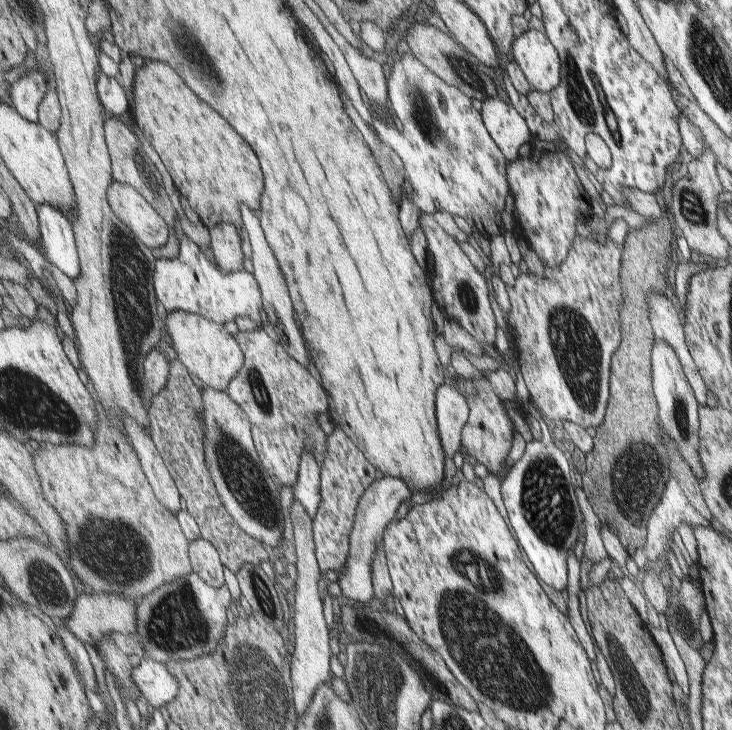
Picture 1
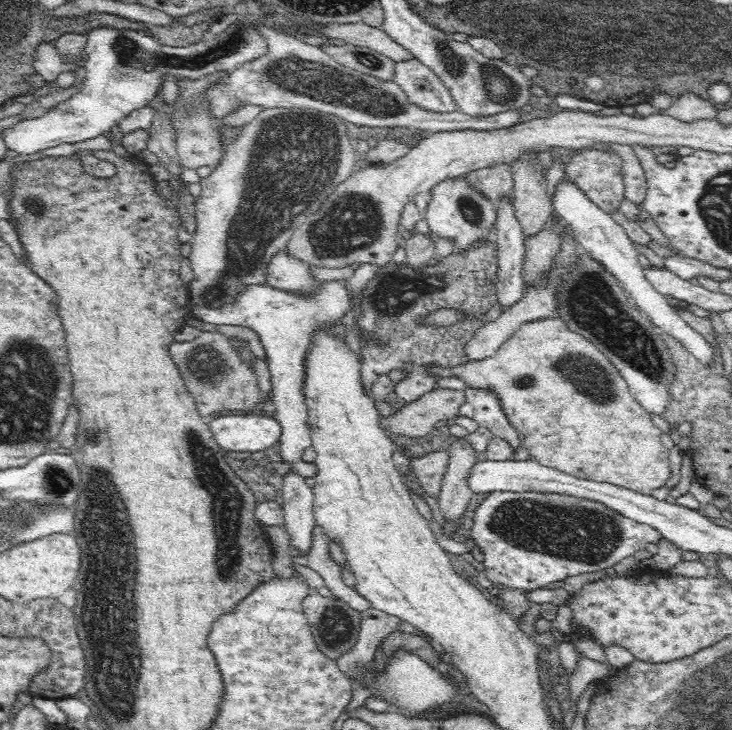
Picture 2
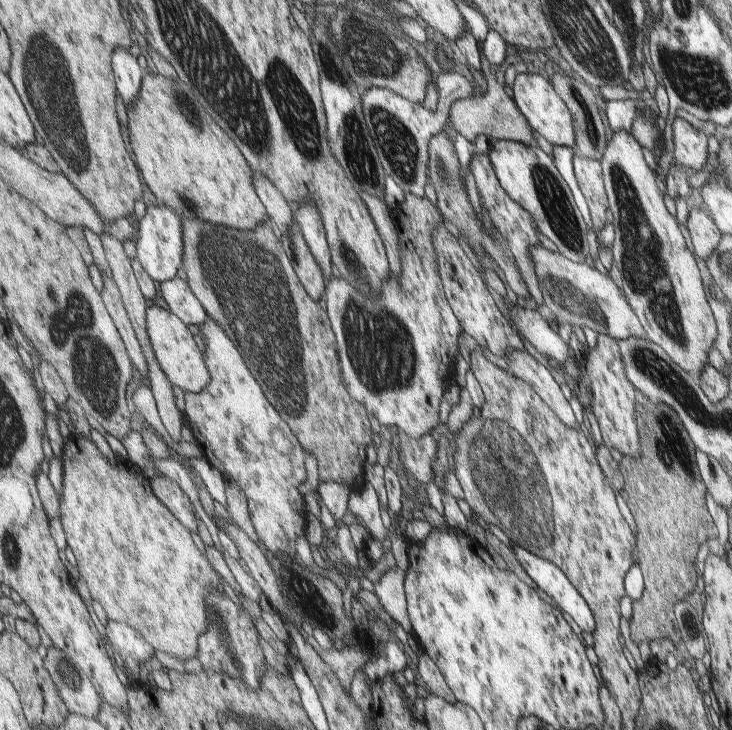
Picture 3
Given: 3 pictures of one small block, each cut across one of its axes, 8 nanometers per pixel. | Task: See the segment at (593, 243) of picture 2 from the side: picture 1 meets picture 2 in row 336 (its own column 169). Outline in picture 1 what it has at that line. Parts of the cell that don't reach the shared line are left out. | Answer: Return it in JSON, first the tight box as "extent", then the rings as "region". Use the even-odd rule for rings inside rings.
{"extent":[133,656,179,709],"region":[[[146,656],[141,659],[138,667],[134,668],[133,680],[137,682],[139,689],[141,690],[142,696],[153,709],[163,708],[169,705],[169,702],[173,702],[177,698],[179,690],[179,680],[177,676],[171,672],[168,664],[163,662],[157,662],[153,660],[151,656]]]}

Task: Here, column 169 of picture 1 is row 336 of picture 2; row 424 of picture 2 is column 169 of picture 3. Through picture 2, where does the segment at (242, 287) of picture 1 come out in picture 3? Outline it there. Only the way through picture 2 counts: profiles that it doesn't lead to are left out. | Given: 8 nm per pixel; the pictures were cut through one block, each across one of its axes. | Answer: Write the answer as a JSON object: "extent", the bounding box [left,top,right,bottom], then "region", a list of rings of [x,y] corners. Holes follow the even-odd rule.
{"extent":[160,277,209,327],"region":[[[176,277],[163,281],[160,285],[160,292],[169,308],[179,315],[183,322],[195,324],[198,327],[207,322],[209,314],[206,308],[185,280]]]}

